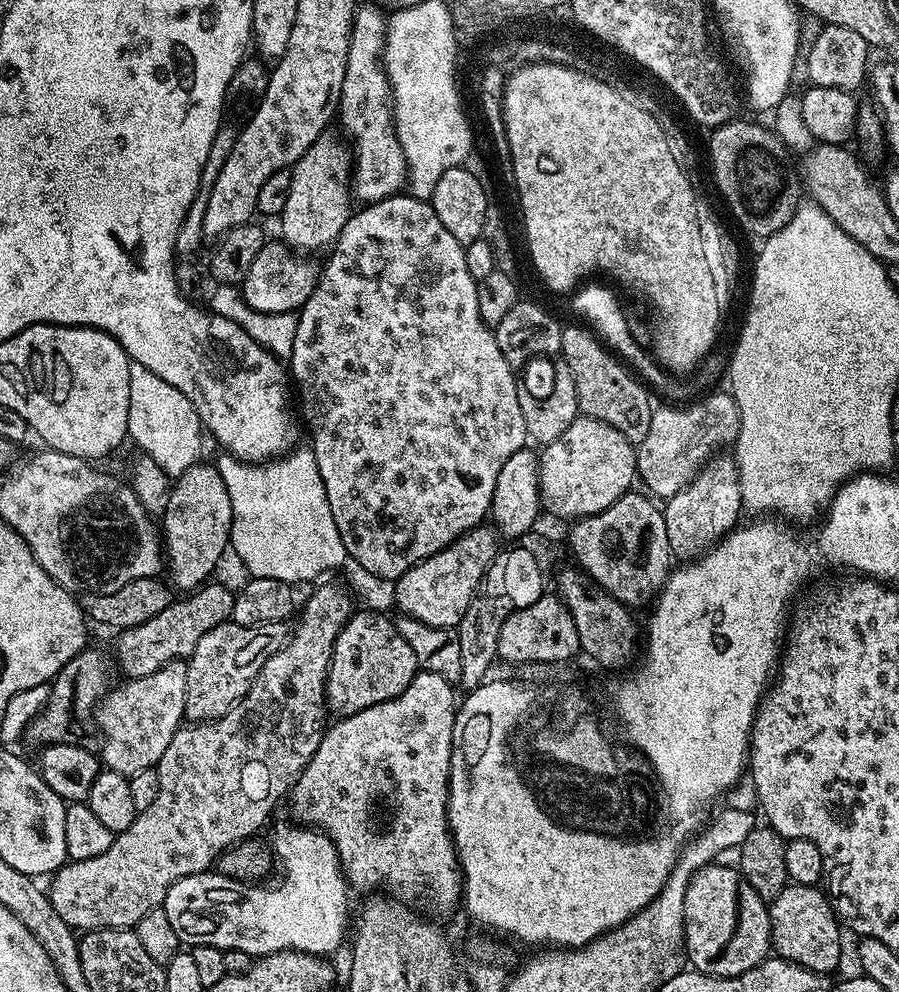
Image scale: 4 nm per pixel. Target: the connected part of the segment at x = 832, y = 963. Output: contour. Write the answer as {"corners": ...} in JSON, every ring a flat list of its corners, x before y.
{"corners":[[789,883,767,908,768,924,772,927,770,944,779,959,801,964,809,972,821,974,829,974,839,966,842,924,827,895,819,887]]}

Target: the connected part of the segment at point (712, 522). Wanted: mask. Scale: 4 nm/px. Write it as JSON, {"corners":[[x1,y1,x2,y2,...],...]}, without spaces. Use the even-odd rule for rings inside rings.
{"corners":[[731,459,718,461,713,461,711,465,705,467,700,475,696,476,682,491,667,497,665,504,668,505,663,505,662,511,666,522,668,549,672,551,673,557,692,556,695,552,700,552,699,554,711,552,717,544,724,540,741,523,740,476,736,473,736,465]]}

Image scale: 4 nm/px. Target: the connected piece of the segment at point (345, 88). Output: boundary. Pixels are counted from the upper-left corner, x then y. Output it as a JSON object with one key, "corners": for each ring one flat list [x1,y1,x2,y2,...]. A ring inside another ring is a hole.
{"corners":[[362,6,362,14,354,14,352,33,350,34,350,50,346,58,346,74,340,91,338,118,356,135,354,144,354,190,360,197,372,196,373,201,384,200,387,196,397,195,406,180,406,169,403,151,393,129,388,99,388,83,381,67,381,51,384,48,386,18,377,7]]}

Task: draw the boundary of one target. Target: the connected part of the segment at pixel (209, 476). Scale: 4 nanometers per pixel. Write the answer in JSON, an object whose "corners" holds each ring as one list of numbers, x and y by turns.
{"corners":[[194,462,175,479,162,520,166,556,170,558,171,581,177,589,197,589,211,576,224,550,227,551,232,531,233,507,221,472,213,463]]}

